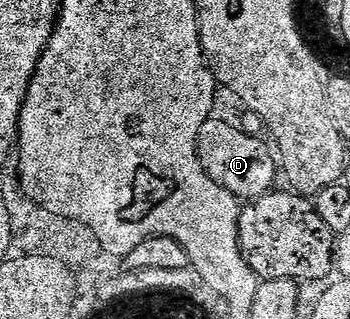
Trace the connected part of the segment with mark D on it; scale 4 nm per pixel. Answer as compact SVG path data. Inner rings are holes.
M210 120L199 128L197 137L197 158L201 166L216 186L221 186L228 194L238 200L262 198L274 189L273 181L279 178L279 166L274 155L265 151L260 137L236 131L226 123Z

